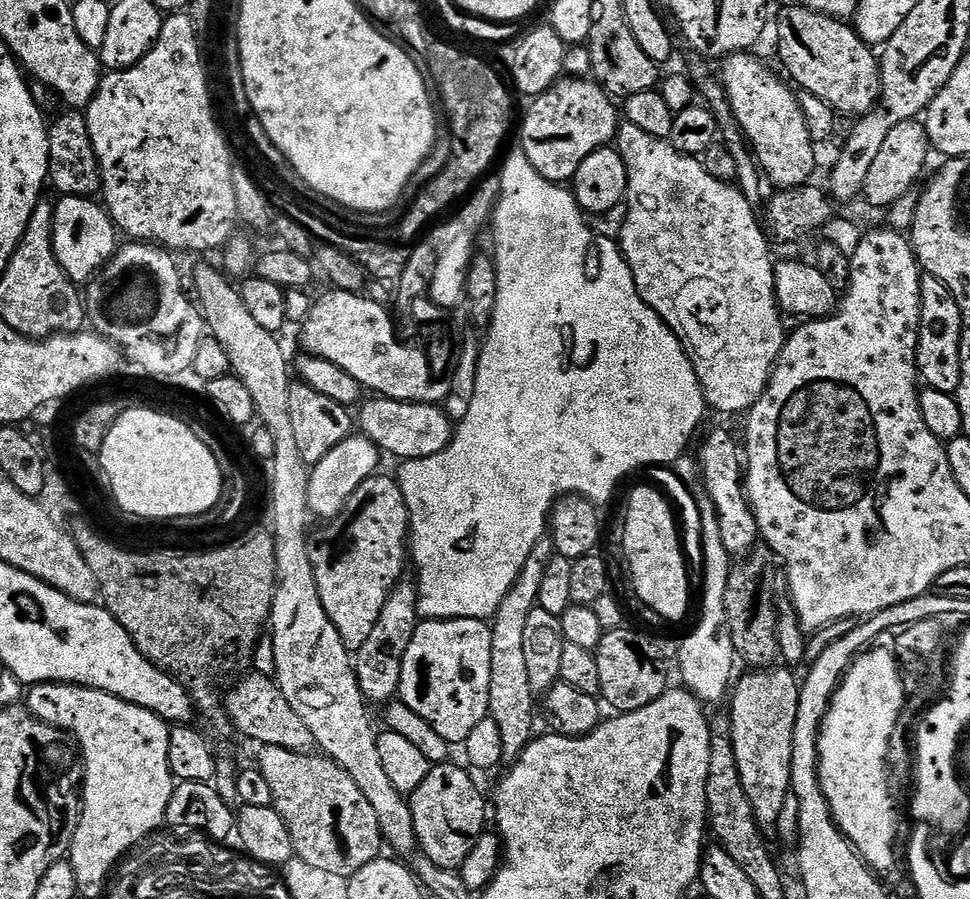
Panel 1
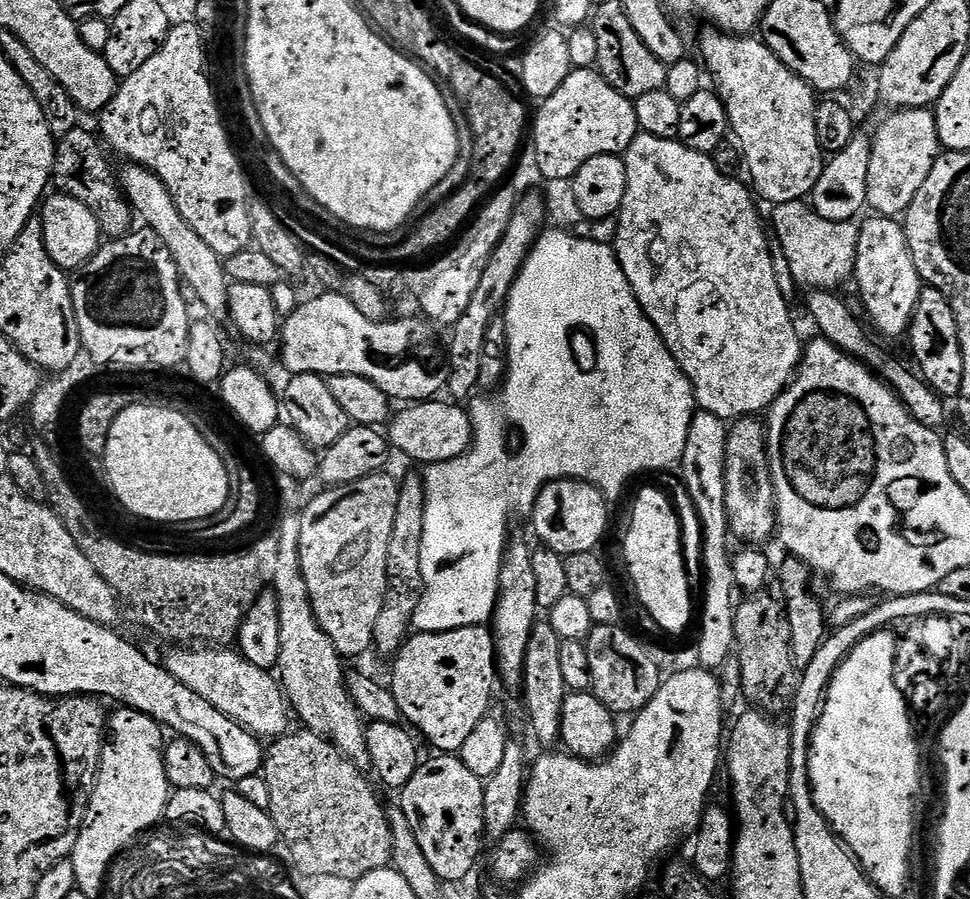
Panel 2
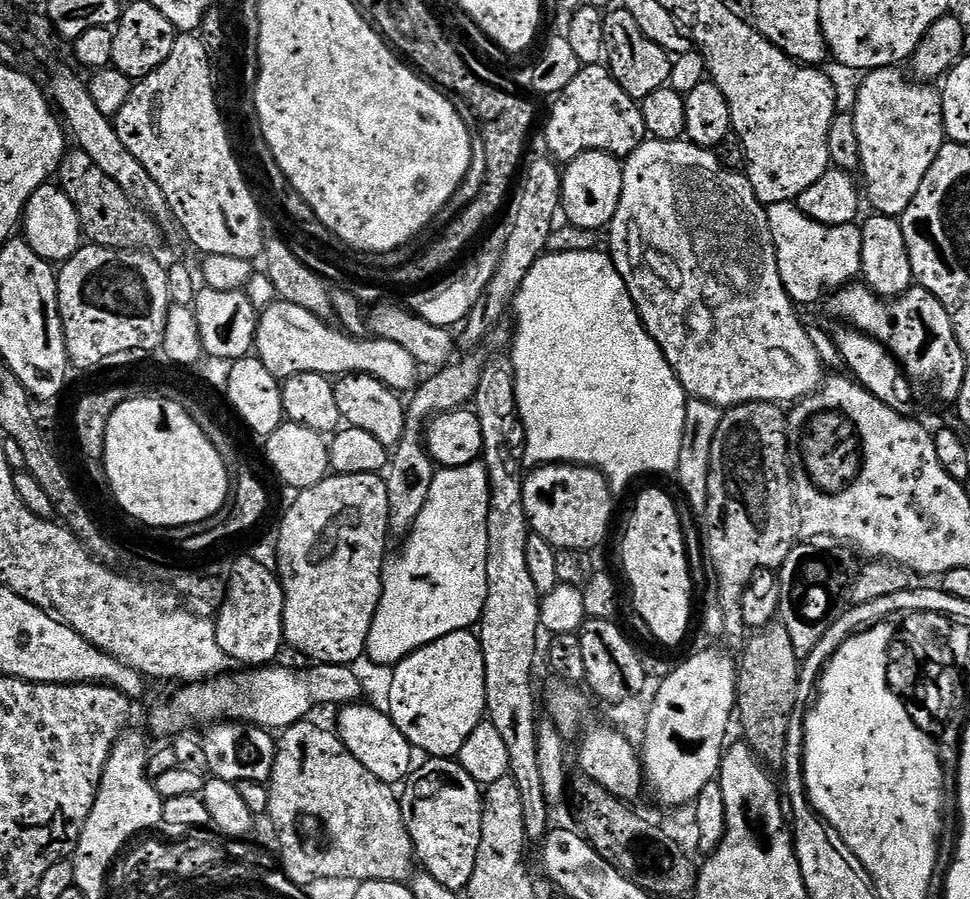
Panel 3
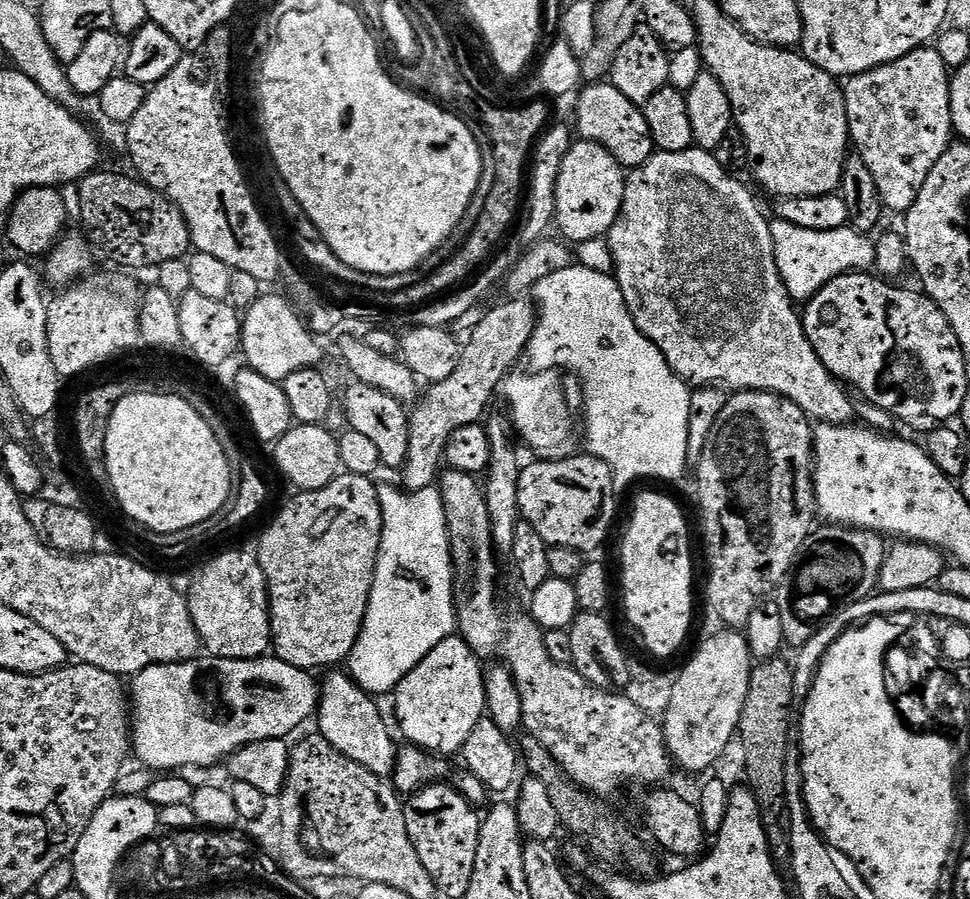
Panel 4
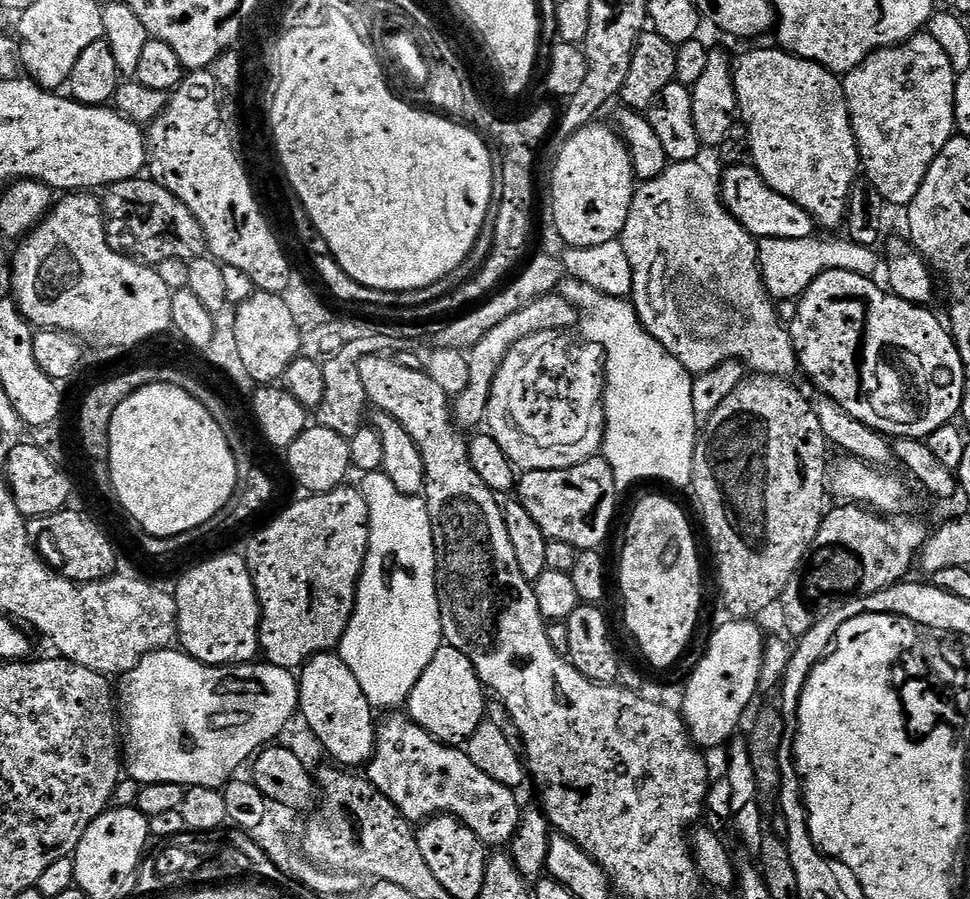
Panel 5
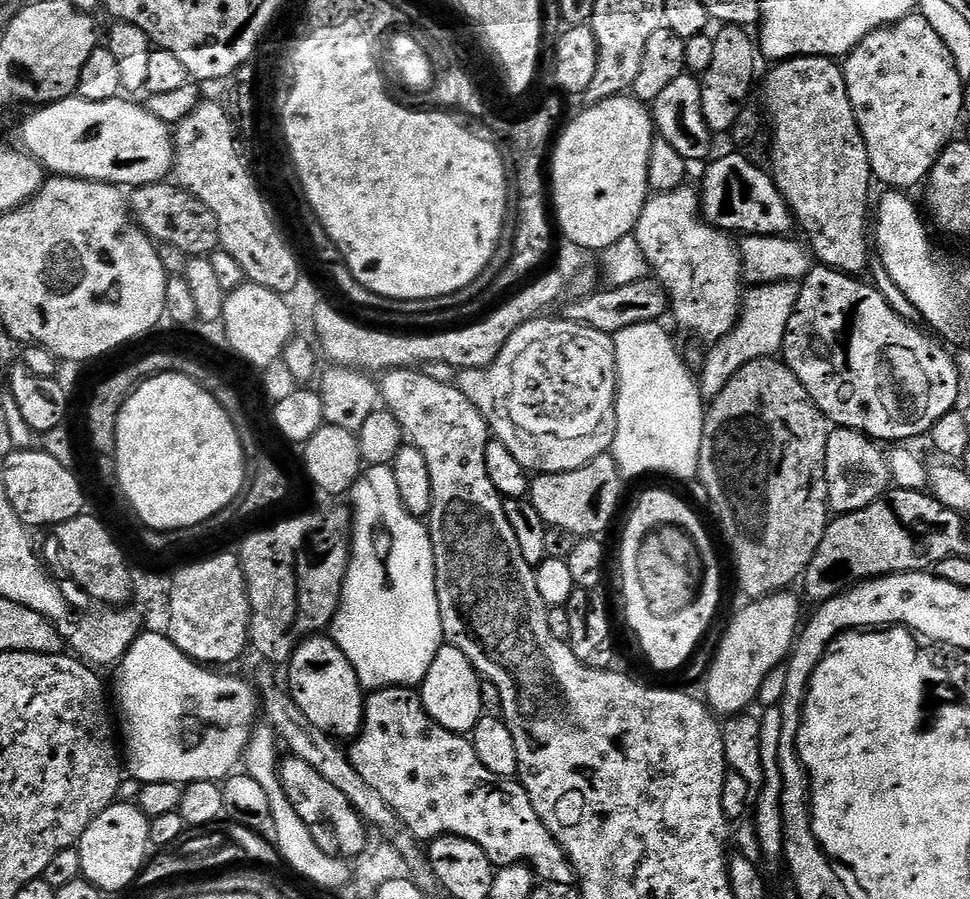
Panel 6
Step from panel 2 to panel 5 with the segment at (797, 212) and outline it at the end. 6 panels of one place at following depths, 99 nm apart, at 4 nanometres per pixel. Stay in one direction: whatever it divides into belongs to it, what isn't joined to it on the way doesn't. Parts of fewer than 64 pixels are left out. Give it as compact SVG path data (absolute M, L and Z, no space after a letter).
M819 235L810 238L770 238L760 240L760 273L764 279L764 285L769 295L777 301L799 301L804 295L814 278L830 270L846 270L857 272L860 276L869 278L877 274L876 267L881 267L882 260L876 257L876 248L858 246L853 240L841 238L841 240L820 240Z

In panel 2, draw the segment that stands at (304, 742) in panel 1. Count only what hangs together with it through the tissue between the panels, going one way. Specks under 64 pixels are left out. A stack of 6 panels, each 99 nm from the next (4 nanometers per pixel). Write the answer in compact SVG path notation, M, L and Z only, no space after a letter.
M176 646L171 650L173 652L168 657L163 657L164 669L170 674L174 674L174 678L178 678L178 682L182 682L182 686L190 686L190 690L194 690L194 694L202 694L202 698L206 698L206 702L210 702L210 706L214 710L226 714L234 722L241 724L247 732L253 732L255 736L261 738L275 738L283 736L289 731L290 705L279 679L271 671L259 669L239 651L228 652L232 650L224 646Z

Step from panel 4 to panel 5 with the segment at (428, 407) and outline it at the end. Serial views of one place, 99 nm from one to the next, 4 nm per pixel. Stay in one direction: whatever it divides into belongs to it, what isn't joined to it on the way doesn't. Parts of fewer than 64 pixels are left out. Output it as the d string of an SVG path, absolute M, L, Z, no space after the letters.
M555 291L530 302L530 306L522 306L522 310L510 314L510 318L505 318L498 326L494 326L494 330L490 330L482 338L482 342L475 344L467 353L468 381L466 382L466 390L462 390L451 401L452 414L457 425L461 429L469 430L468 428L476 428L479 424L481 427L485 423L494 378L498 374L506 354L510 354L510 350L518 342L522 342L522 338L530 338L534 334L542 334L543 332L572 330L577 327L577 324L578 309L576 305L570 303L559 291Z

